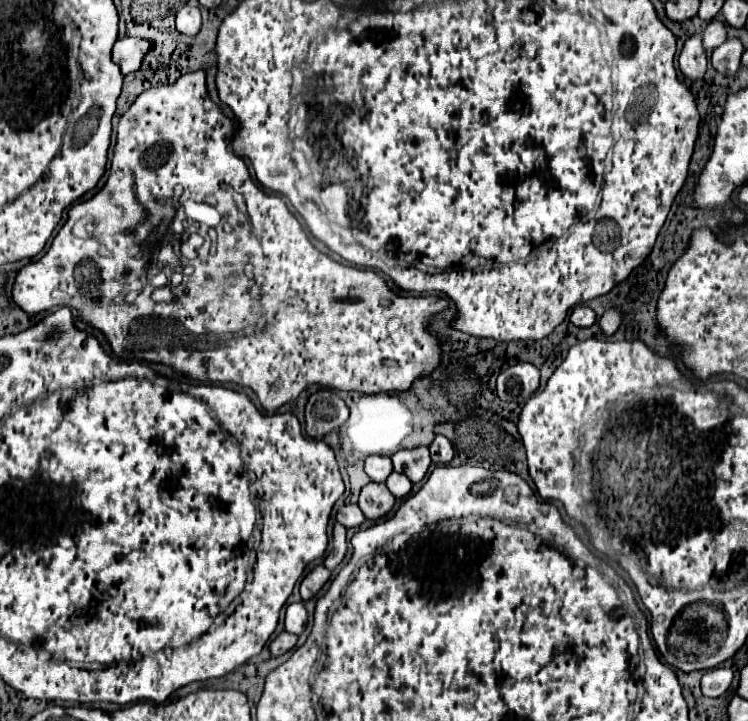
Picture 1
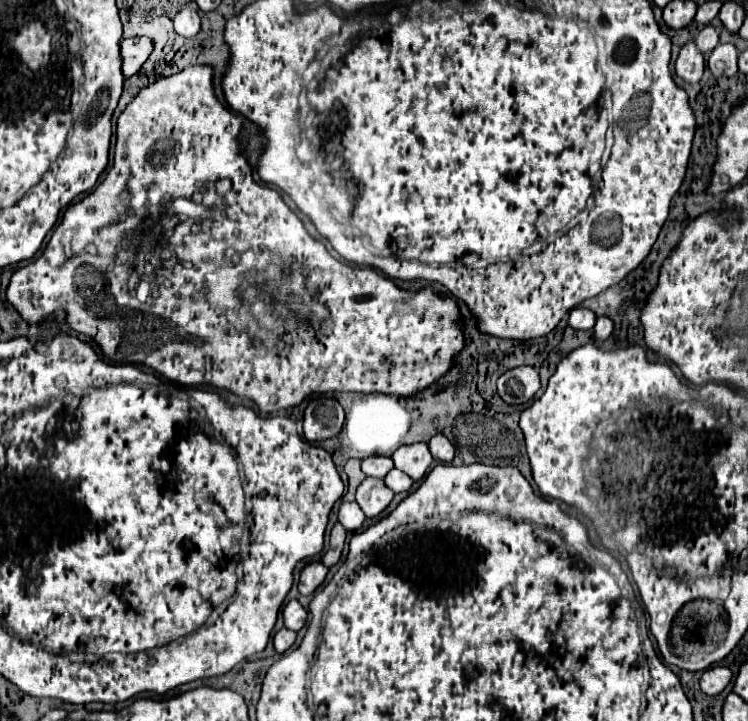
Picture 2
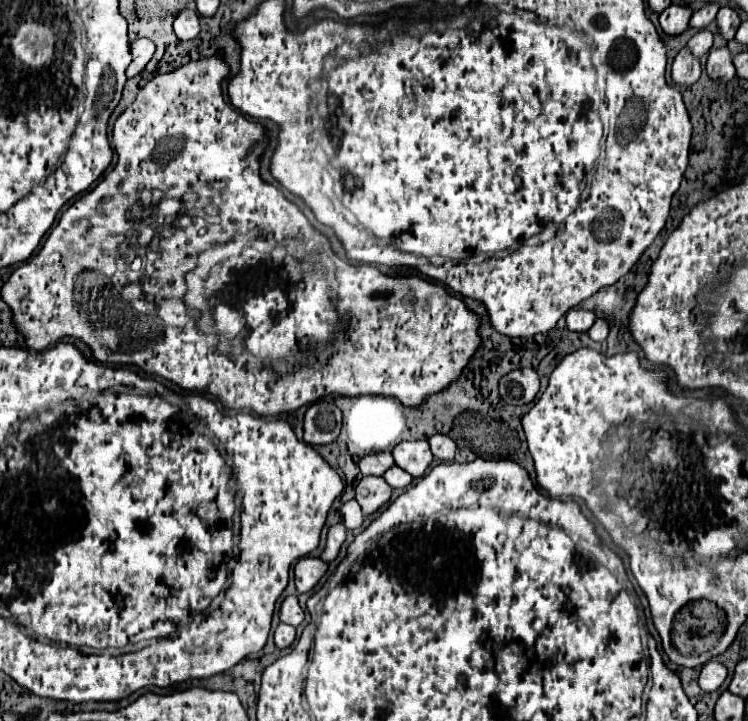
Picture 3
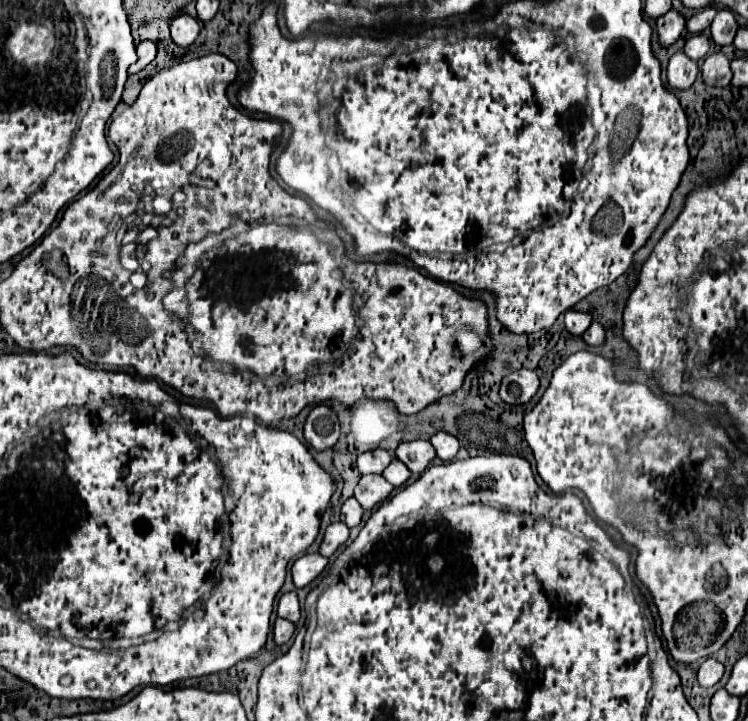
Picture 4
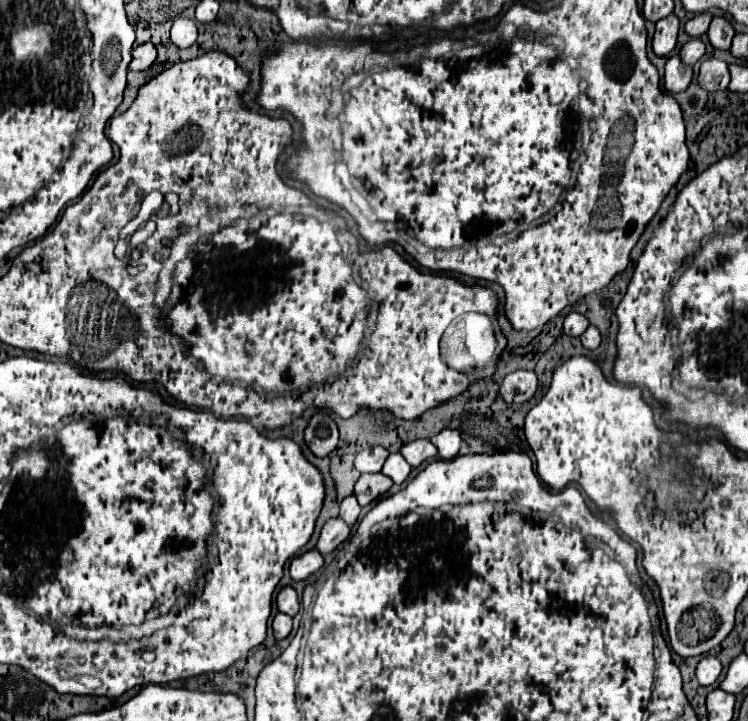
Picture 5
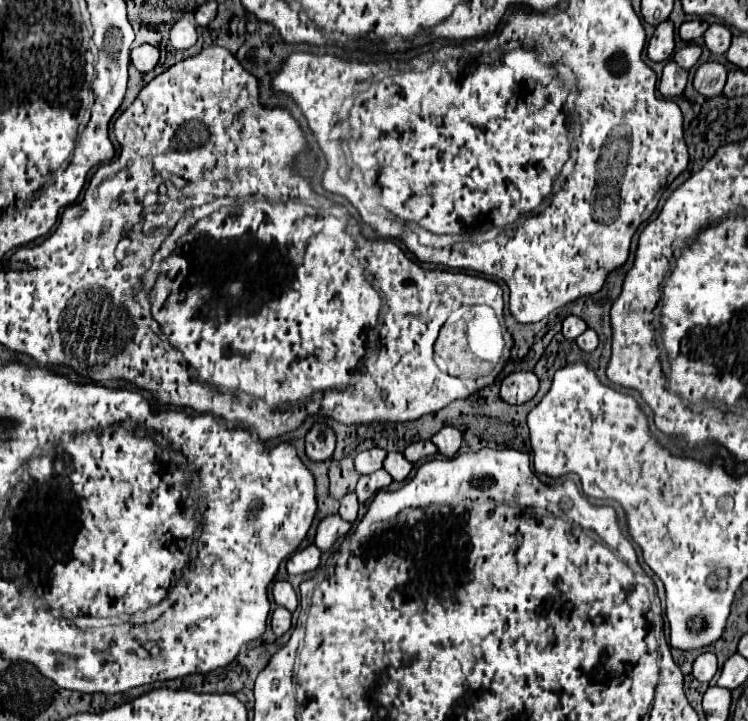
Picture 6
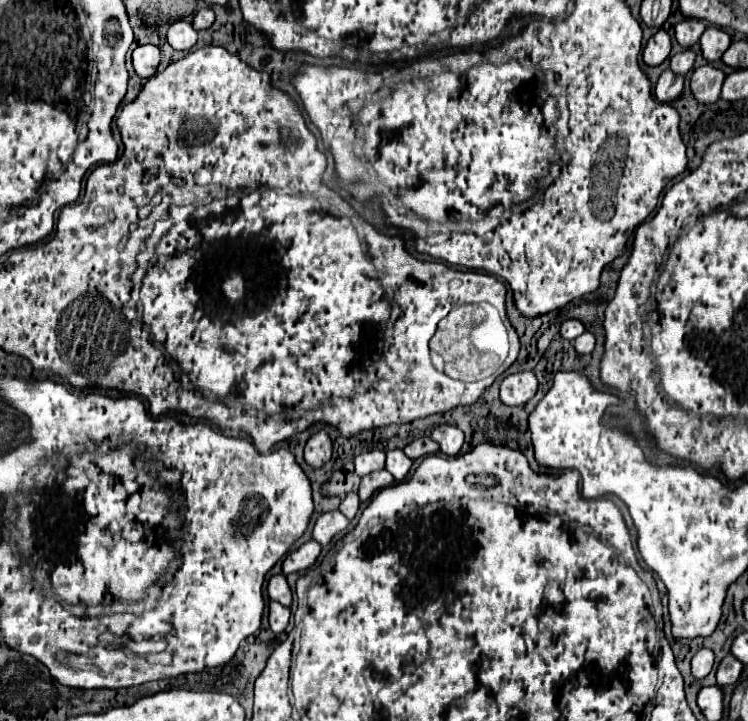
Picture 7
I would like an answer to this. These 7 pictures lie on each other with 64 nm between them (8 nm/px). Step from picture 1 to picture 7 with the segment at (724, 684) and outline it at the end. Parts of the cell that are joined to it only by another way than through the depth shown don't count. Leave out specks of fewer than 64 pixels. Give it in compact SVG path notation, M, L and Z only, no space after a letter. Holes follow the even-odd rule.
M700 648L692 658L692 674L694 678L704 678L714 664L714 652L710 648Z

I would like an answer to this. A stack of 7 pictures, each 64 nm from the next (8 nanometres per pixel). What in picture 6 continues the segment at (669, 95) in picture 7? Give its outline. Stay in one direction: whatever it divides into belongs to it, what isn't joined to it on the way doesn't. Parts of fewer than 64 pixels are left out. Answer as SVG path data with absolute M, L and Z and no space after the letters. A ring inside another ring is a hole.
M668 60L666 66L664 66L660 84L658 84L658 92L664 98L676 98L676 96L680 96L684 92L686 80L688 80L688 72L678 68L674 60Z

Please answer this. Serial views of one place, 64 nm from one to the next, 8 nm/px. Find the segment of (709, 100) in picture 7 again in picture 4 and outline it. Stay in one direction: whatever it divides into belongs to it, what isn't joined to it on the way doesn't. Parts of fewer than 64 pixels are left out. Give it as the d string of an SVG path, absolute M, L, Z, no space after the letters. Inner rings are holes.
M712 54L702 64L702 80L706 86L728 86L732 80L730 60L724 54Z

